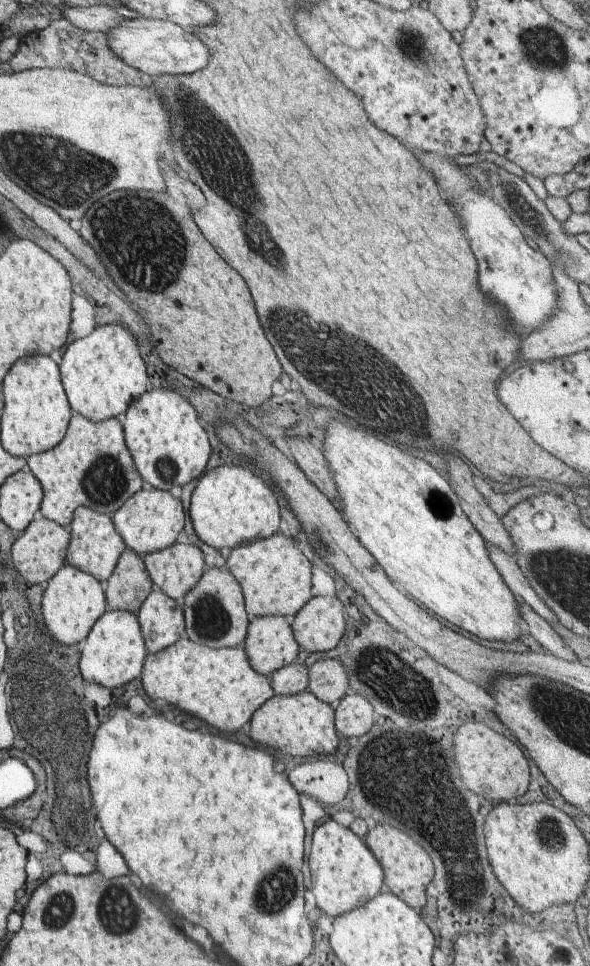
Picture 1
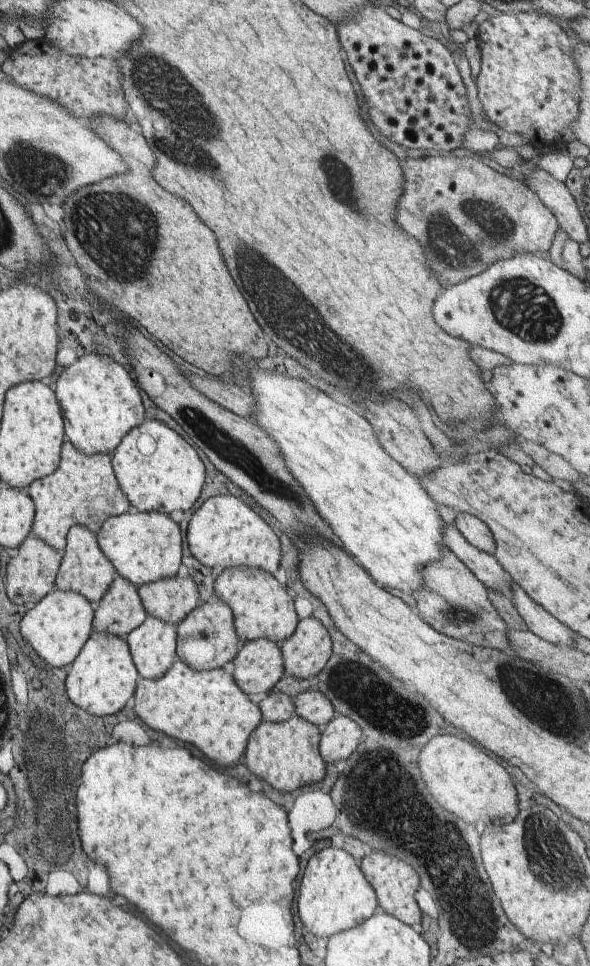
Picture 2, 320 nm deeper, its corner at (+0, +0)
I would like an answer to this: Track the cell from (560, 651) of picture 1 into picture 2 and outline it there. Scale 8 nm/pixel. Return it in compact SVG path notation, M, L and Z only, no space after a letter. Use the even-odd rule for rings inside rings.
M452 525L443 526L443 542L445 545L478 577L478 580L504 594L511 594L512 578L496 560L495 555L477 549L472 546L463 534Z

